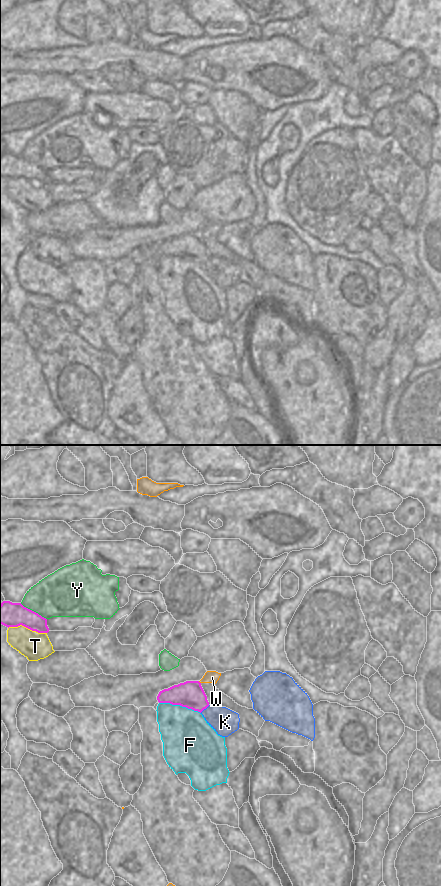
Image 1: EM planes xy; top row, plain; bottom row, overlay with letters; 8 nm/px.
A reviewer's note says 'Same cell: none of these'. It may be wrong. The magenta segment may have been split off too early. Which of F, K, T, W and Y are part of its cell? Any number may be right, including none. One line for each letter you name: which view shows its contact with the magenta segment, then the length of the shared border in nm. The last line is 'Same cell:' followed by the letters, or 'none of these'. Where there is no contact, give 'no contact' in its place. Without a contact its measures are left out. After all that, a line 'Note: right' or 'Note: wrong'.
Same cell: none of these
Note: right

